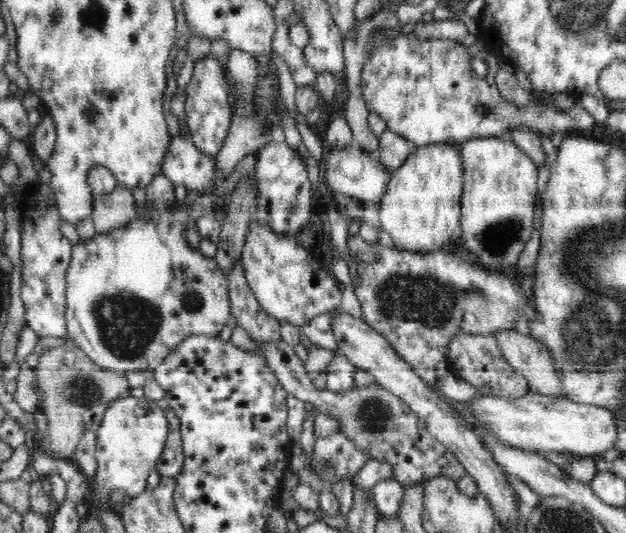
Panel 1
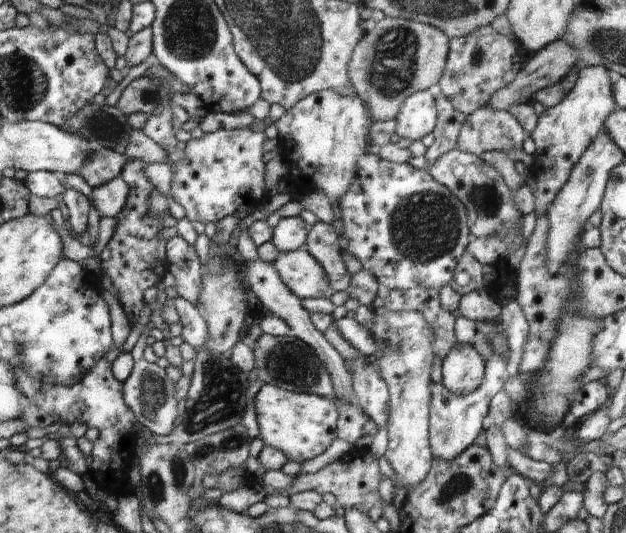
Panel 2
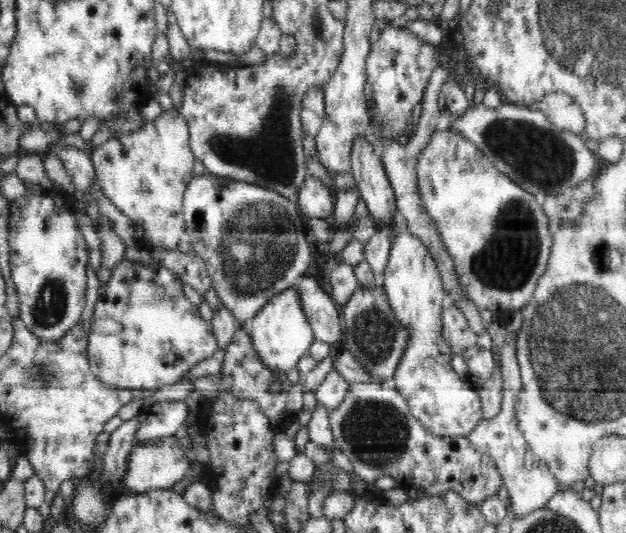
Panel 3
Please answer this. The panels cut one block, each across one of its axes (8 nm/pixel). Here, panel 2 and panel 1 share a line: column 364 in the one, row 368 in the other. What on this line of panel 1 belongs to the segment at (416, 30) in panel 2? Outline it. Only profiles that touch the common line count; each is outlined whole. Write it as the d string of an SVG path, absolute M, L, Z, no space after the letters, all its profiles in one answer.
M72 340L42 352L38 364L32 368L35 386L41 394L42 409L48 419L48 447L52 457L72 462L77 456L77 445L84 435L83 414L98 404L110 404L130 385L124 375L114 370L102 369Z

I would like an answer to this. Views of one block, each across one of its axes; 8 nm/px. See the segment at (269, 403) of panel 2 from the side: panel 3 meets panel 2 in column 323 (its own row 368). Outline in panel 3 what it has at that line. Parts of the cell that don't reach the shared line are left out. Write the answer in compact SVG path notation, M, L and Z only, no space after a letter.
M400 230L392 239L392 248L388 256L388 264L384 268L383 289L386 293L389 305L392 307L397 321L409 332L409 341L395 375L391 380L391 385L404 398L408 407L408 412L422 423L424 429L428 429L432 435L438 439L447 437L469 438L475 430L475 426L483 418L483 408L479 391L468 379L463 380L458 373L452 369L452 349L448 343L442 339L442 298L445 292L441 281L439 270L434 259L428 252L427 246L408 230Z

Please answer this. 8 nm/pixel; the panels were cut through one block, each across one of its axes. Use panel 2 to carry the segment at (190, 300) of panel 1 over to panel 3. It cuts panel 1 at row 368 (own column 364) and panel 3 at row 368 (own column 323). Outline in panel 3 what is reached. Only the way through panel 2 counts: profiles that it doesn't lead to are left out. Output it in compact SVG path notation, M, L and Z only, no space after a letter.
M125 257L112 268L110 280L100 286L88 329L88 360L91 362L91 373L96 378L107 386L156 390L180 381L201 360L219 355L217 340L211 329L213 325L206 323L198 308L190 303L182 285L175 272L160 264L145 266Z

